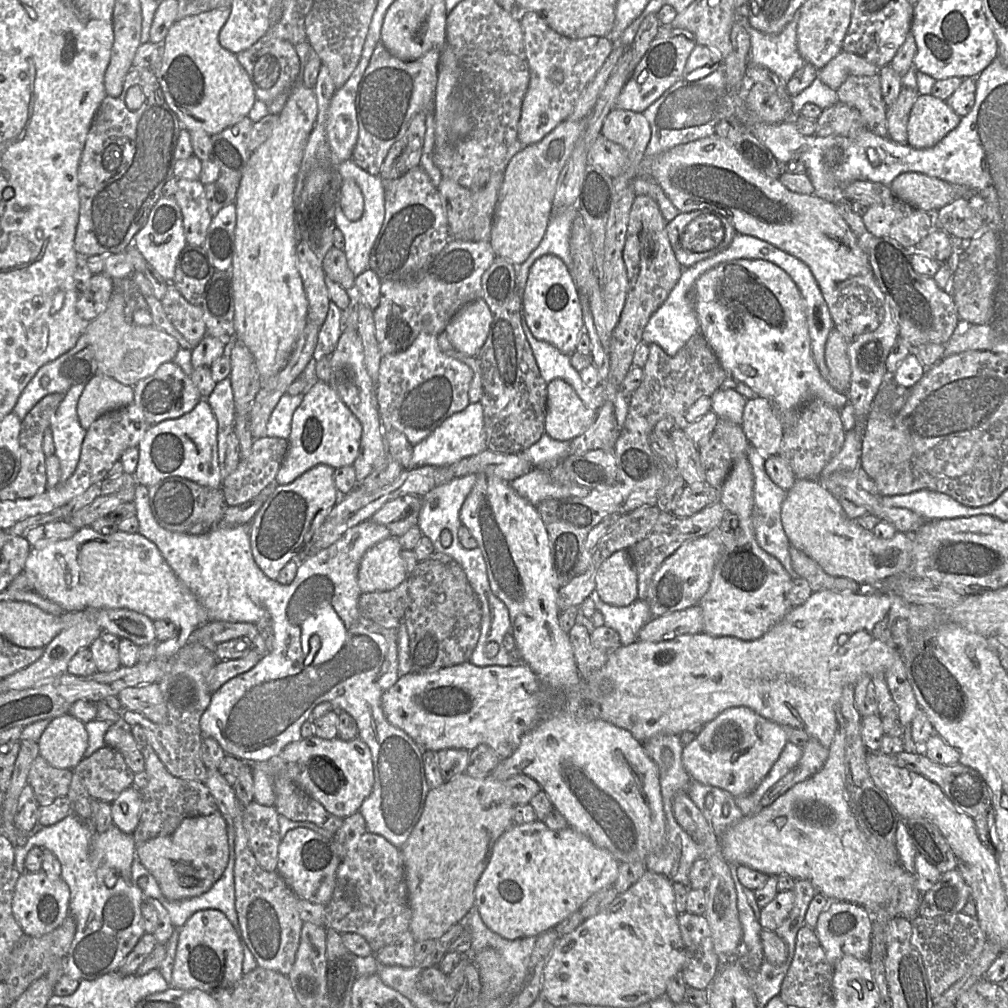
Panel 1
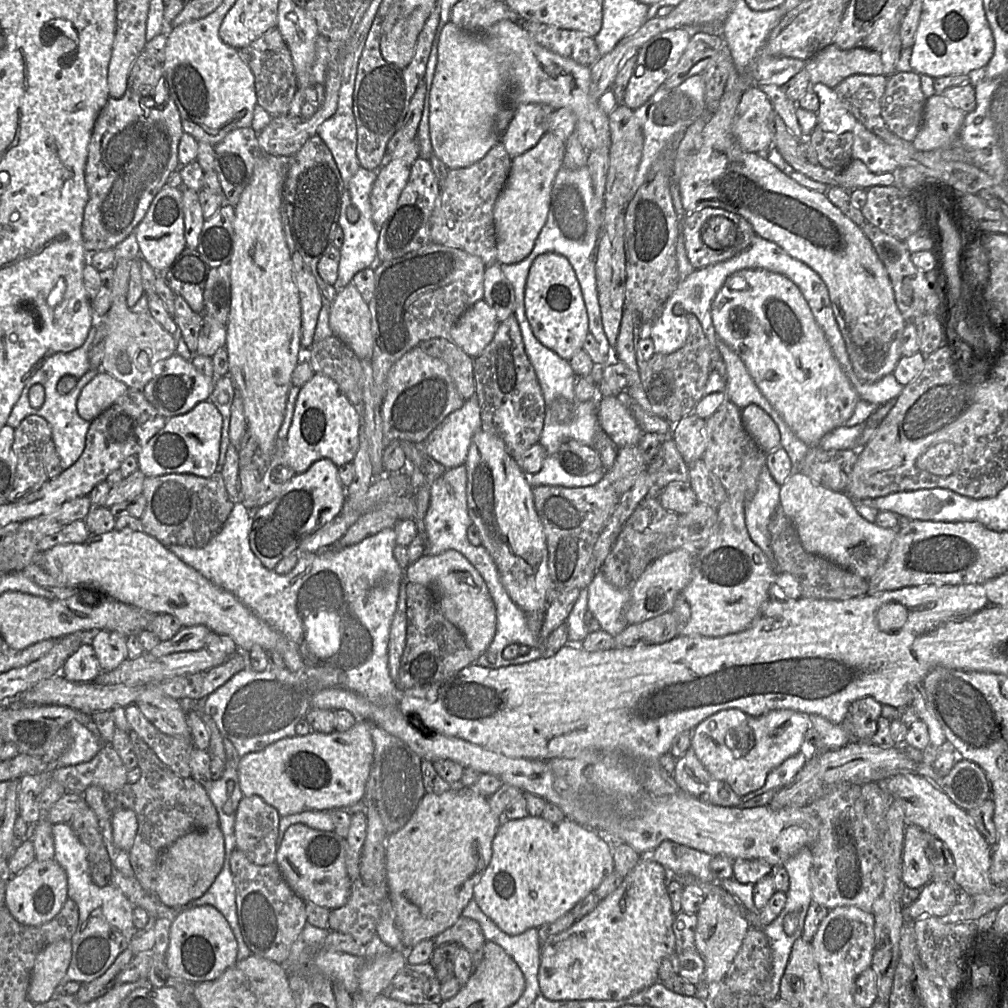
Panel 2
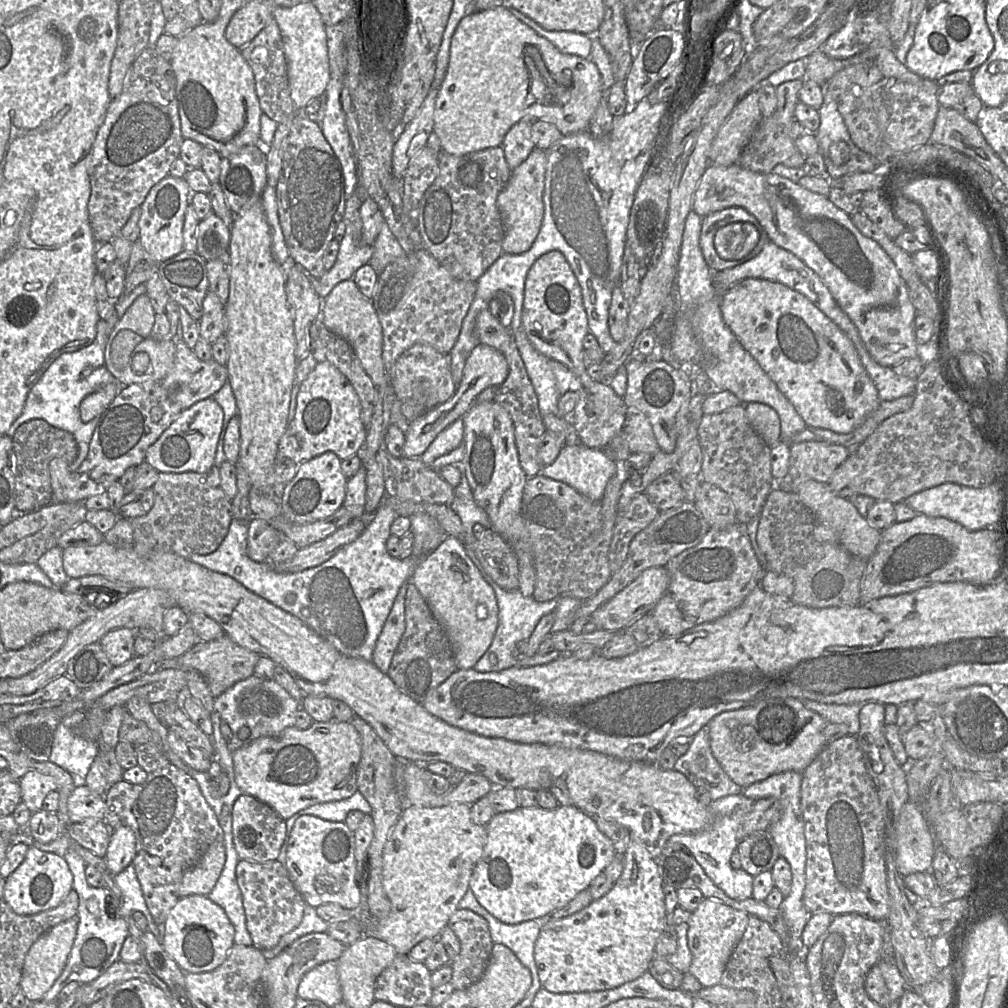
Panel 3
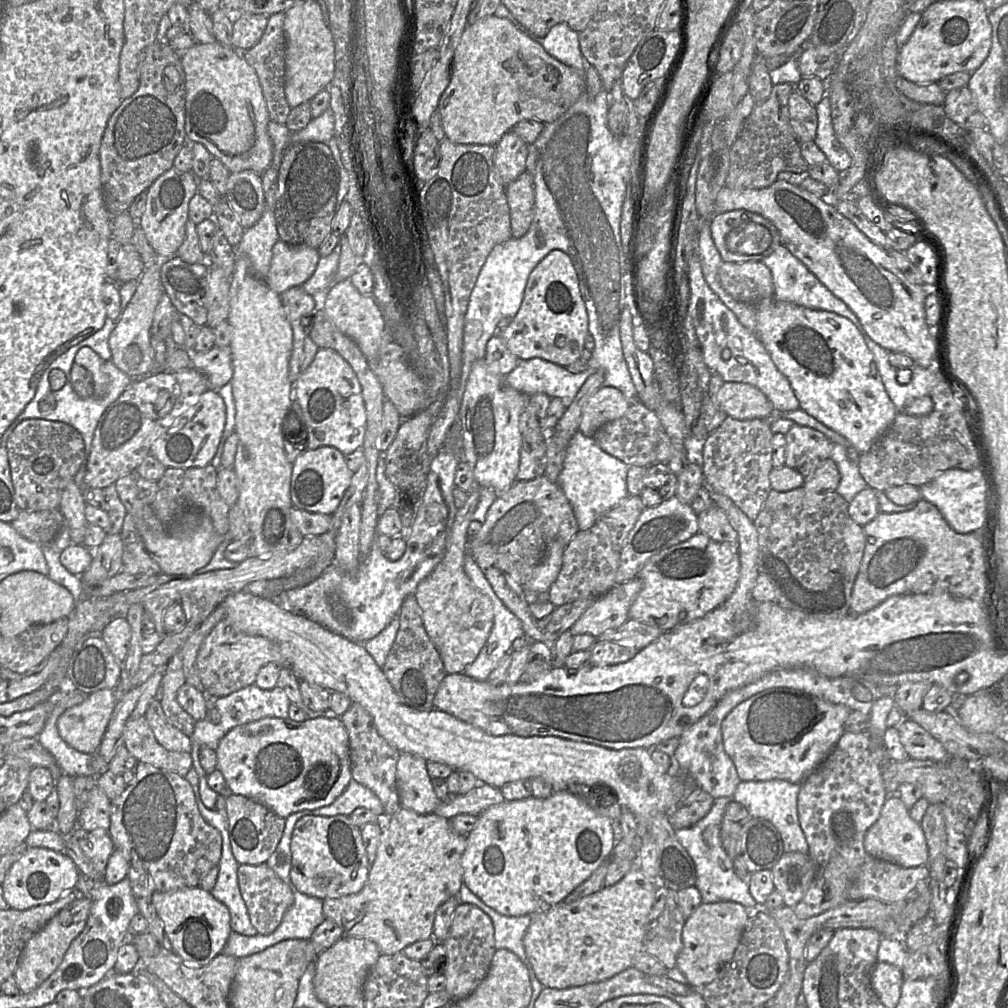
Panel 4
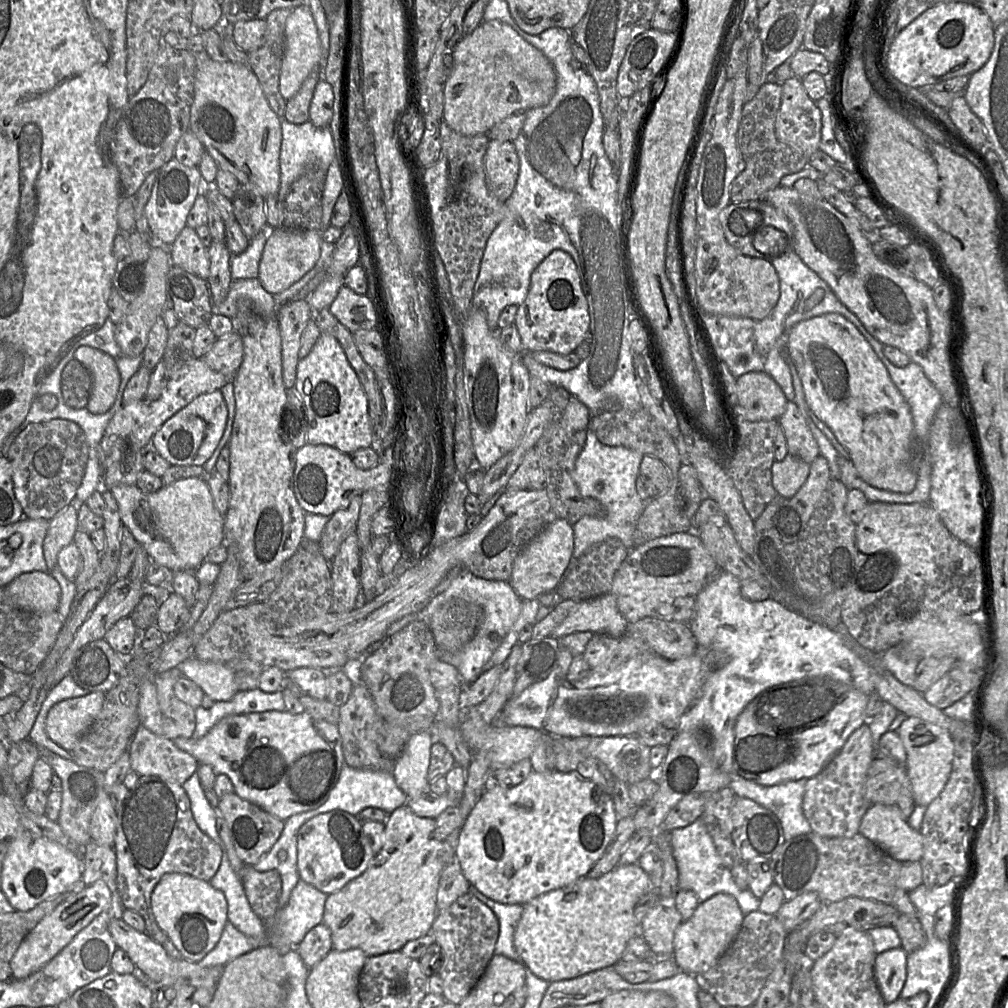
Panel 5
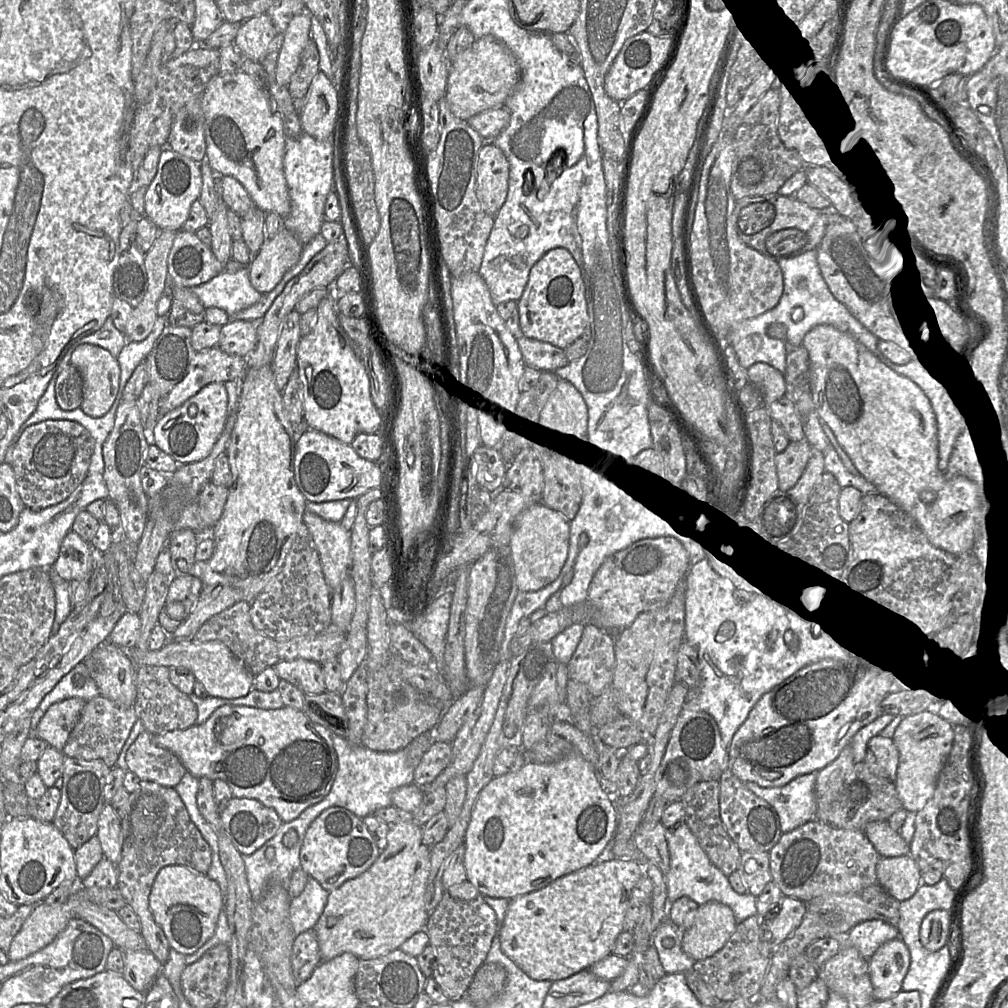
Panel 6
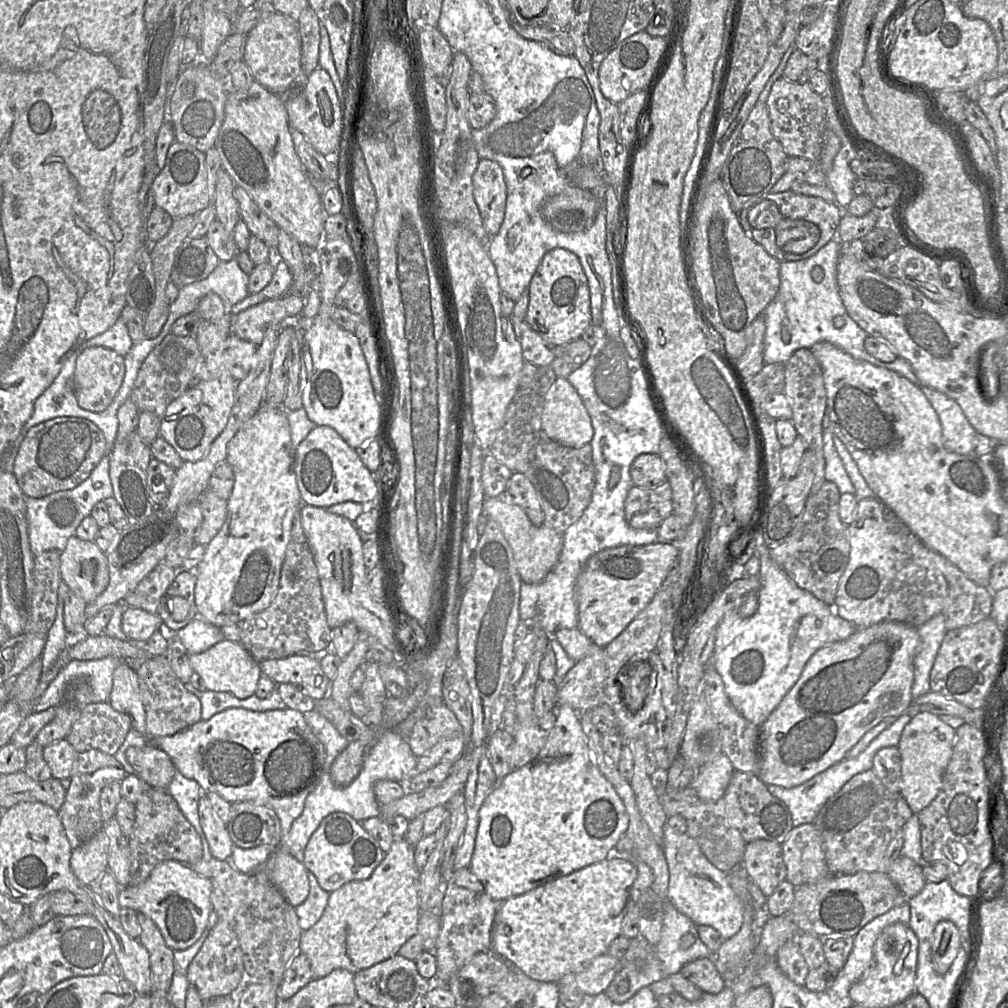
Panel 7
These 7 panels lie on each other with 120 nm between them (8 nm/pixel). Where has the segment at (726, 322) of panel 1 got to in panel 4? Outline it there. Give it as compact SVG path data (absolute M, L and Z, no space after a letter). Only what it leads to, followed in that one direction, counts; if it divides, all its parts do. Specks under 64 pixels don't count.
M775 297L757 303L737 301L737 305L729 309L744 327L758 337L776 367L788 378L800 408L845 437L858 453L869 451L893 423L899 412L885 390L873 353L848 318L783 302Z

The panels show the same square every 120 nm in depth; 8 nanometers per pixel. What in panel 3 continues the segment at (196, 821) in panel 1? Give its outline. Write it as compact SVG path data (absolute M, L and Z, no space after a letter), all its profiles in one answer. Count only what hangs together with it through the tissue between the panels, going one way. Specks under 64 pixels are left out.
M224 841L210 845L199 861L184 873L179 897L193 894L207 896L221 874L225 858Z

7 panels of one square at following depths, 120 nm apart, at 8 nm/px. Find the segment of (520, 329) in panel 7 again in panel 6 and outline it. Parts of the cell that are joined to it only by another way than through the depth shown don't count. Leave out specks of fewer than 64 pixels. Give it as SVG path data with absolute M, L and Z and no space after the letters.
M524 335L517 339L526 366L542 372L555 372L570 362L564 350L549 343L530 339Z

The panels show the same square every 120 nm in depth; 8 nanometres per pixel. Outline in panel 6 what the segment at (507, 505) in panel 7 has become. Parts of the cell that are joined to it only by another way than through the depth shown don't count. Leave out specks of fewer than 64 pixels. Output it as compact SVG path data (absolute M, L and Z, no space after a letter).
M543 503L530 506L515 519L509 551L519 591L538 591L557 579L568 557L569 537L569 522Z

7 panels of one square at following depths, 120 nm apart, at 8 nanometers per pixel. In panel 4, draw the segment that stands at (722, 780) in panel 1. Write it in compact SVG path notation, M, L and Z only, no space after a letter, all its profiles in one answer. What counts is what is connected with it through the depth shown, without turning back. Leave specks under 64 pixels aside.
M767 689L741 702L724 718L721 724L724 749L741 781L781 779L802 784L833 750L844 733L844 722L850 712L845 705L829 703L797 690Z

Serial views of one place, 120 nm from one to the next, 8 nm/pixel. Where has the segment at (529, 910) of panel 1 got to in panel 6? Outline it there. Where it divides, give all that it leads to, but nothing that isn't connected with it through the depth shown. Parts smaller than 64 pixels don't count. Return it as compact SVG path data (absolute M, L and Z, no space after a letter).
M570 754L561 761L550 764L528 763L520 770L493 780L478 797L464 839L464 865L468 881L482 894L496 899L512 900L518 896L540 891L567 875L592 866L604 849L614 839L619 819L619 807L615 805L602 789L598 772L580 754Z

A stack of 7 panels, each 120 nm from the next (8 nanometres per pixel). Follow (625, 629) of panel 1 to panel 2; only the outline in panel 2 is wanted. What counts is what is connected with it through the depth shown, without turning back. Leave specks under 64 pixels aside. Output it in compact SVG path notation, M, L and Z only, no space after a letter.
M601 568L586 587L588 610L601 626L601 630L615 637L628 623L625 610L630 602L630 589L617 589L605 578Z

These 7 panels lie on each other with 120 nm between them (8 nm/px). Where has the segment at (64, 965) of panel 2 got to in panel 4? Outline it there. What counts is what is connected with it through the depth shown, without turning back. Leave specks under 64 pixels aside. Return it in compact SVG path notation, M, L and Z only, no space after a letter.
M79 896L60 910L44 927L36 932L23 948L14 978L21 993L28 994L41 985L60 965L72 941L85 928L92 901Z

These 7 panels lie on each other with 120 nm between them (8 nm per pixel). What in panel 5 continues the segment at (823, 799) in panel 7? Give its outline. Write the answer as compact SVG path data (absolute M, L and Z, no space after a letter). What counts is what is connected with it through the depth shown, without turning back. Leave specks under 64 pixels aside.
M734 775L730 788L735 795L751 799L771 810L782 825L786 840L811 832L803 813L803 797L808 779L786 781L778 785L763 786Z

